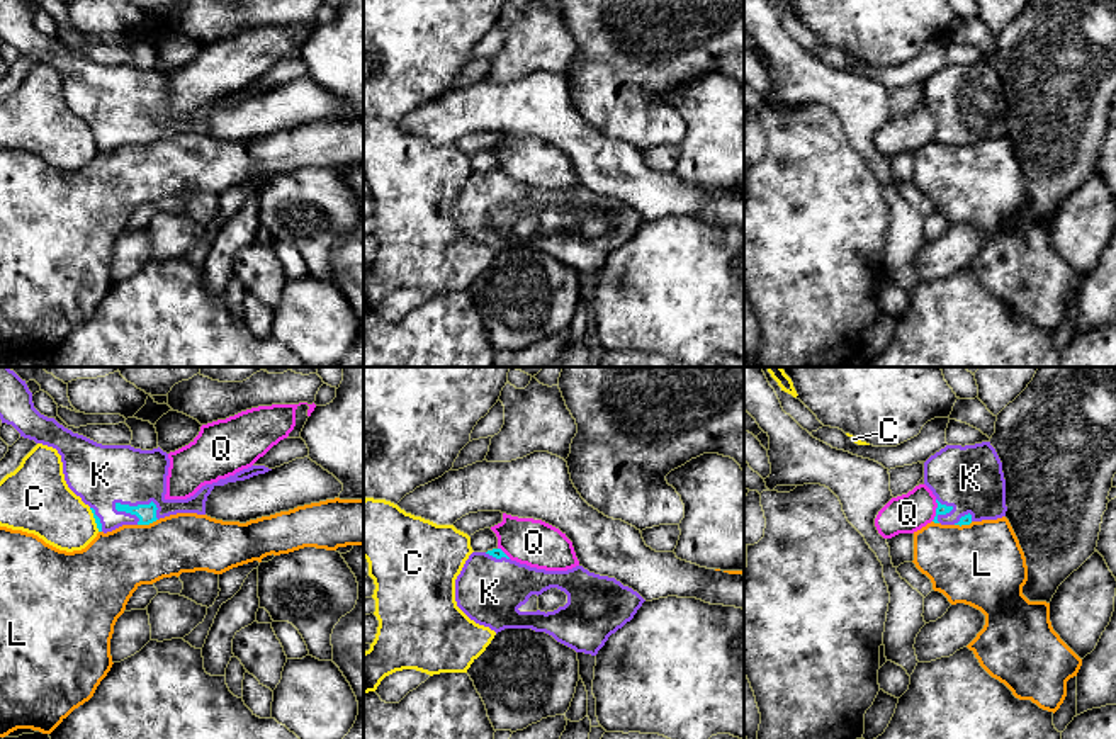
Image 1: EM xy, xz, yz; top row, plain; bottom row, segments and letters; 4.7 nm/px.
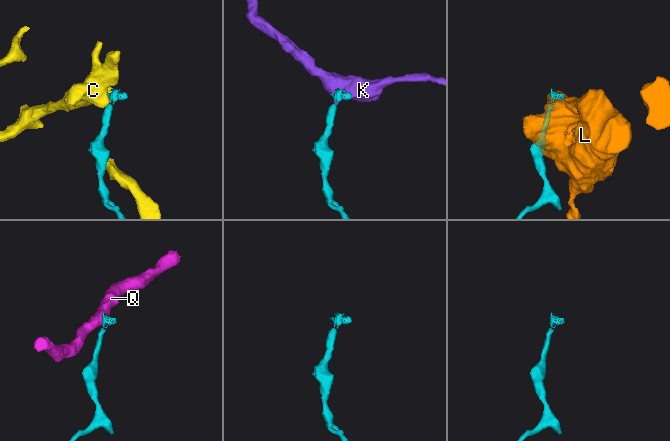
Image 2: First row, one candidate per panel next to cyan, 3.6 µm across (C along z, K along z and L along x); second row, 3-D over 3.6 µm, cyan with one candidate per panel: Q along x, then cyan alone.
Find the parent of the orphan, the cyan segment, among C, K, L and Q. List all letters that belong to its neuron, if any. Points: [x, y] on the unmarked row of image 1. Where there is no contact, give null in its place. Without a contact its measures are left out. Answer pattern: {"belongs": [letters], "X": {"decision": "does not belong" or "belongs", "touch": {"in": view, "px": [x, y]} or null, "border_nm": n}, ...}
{"belongs": ["K"], "C": {"decision": "does not belong", "touch": {"in": "xy", "px": [95, 140]}, "border_nm": 120}, "K": {"decision": "belongs", "touch": {"in": "xy", "px": [141, 124]}, "border_nm": 220}, "L": {"decision": "does not belong", "touch": {"in": "xy", "px": [146, 143]}, "border_nm": 100}, "Q": {"decision": "does not belong", "touch": {"in": "yz", "px": [936, 129]}, "border_nm": 110}}

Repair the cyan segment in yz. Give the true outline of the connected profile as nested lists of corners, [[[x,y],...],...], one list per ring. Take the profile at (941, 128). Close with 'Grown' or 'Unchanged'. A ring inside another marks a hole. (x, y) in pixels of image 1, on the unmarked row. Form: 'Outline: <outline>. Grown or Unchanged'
Outline: [[[946,65],[924,82],[924,104],[936,116],[934,143],[970,144],[1006,136],[1002,82],[990,65]]]. Grown

